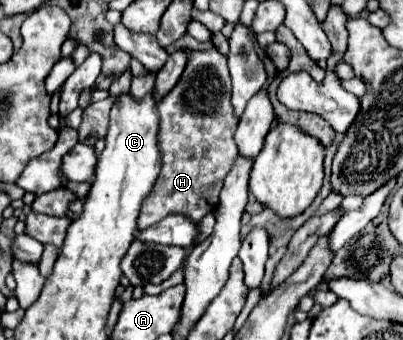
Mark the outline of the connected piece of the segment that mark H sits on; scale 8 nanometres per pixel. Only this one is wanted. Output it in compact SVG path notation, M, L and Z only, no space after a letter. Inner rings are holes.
M184 48L172 52L166 60L166 66L158 70L154 94L156 98L162 98L166 94L158 102L162 172L150 198L142 204L138 230L154 226L154 222L162 220L168 214L184 214L192 222L200 222L210 210L218 206L222 180L230 172L230 166L238 156L238 148L234 142L238 118L234 118L234 110L230 106L228 64L226 56L220 54L216 48L210 48L206 52L192 50L190 56Z

